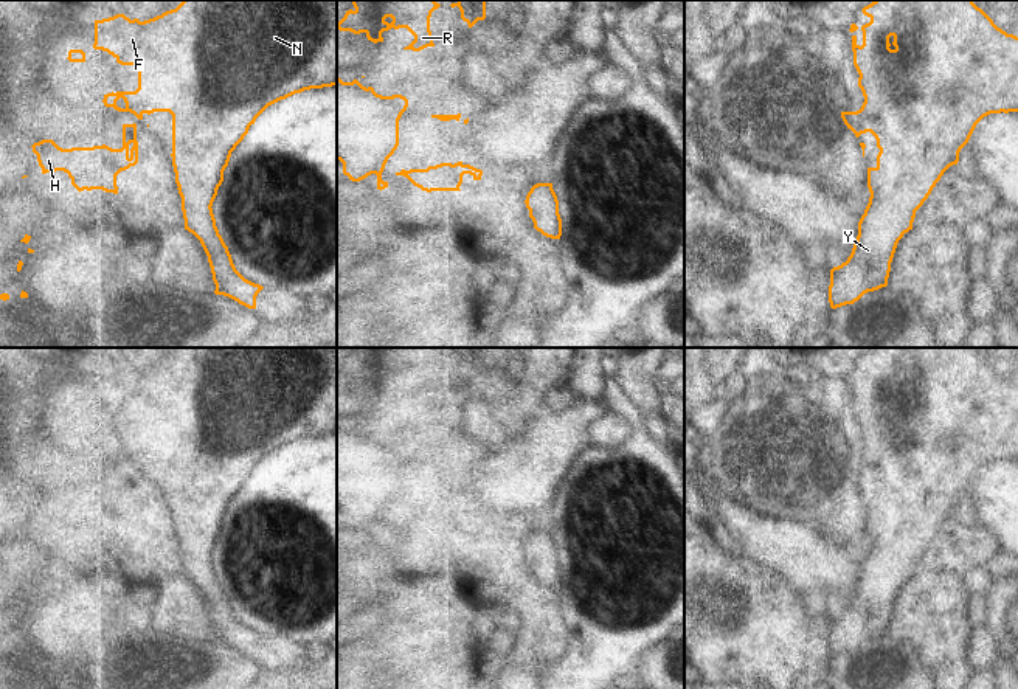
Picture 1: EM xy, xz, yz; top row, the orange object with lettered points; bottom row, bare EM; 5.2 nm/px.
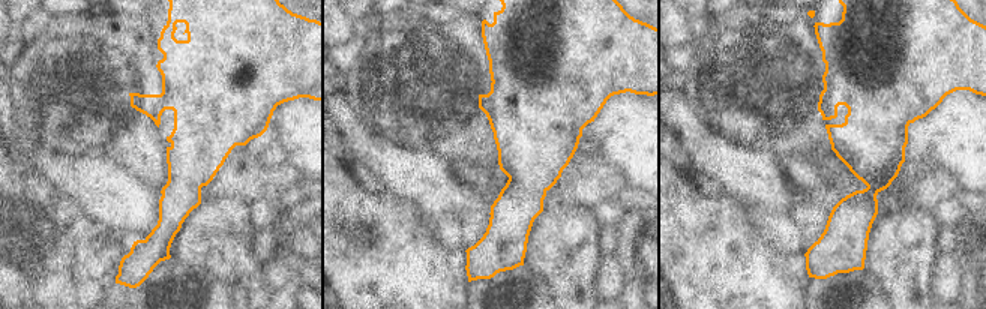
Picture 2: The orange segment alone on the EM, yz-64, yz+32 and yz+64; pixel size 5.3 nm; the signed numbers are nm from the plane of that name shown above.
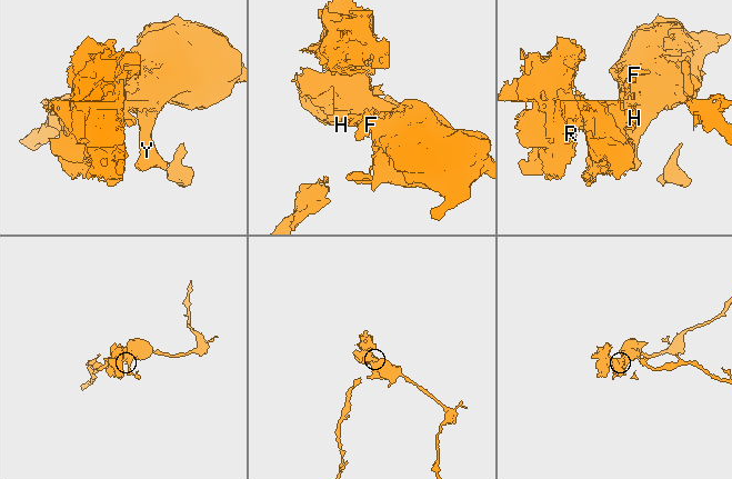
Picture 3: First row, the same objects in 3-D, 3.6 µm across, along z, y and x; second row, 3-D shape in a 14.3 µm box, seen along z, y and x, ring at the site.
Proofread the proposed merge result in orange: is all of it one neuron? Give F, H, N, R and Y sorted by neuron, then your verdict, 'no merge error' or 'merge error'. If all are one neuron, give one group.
groups F H N R Y; no merge error

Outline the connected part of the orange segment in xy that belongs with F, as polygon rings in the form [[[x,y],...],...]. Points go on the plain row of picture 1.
[[[183,348],[175,357],[166,358],[161,363],[140,369],[138,366],[130,368],[124,362],[116,362],[109,366],[95,368],[95,397],[102,397],[112,402],[121,413],[137,413],[138,414],[138,436],[135,439],[116,439],[104,442],[104,453],[113,455],[118,459],[130,459],[138,467],[143,462],[154,459],[169,459],[172,462],[172,514],[175,520],[175,531],[178,542],[182,545],[182,559],[185,566],[185,577],[192,580],[202,591],[213,621],[213,628],[216,632],[216,642],[228,644],[239,652],[256,656],[256,644],[264,636],[245,627],[234,615],[228,594],[225,593],[219,577],[216,574],[216,566],[213,562],[213,549],[217,543],[217,537],[223,529],[223,518],[228,514],[231,500],[248,481],[251,472],[256,466],[272,452],[286,447],[295,441],[301,441],[310,436],[323,436],[337,433],[337,348]]]

